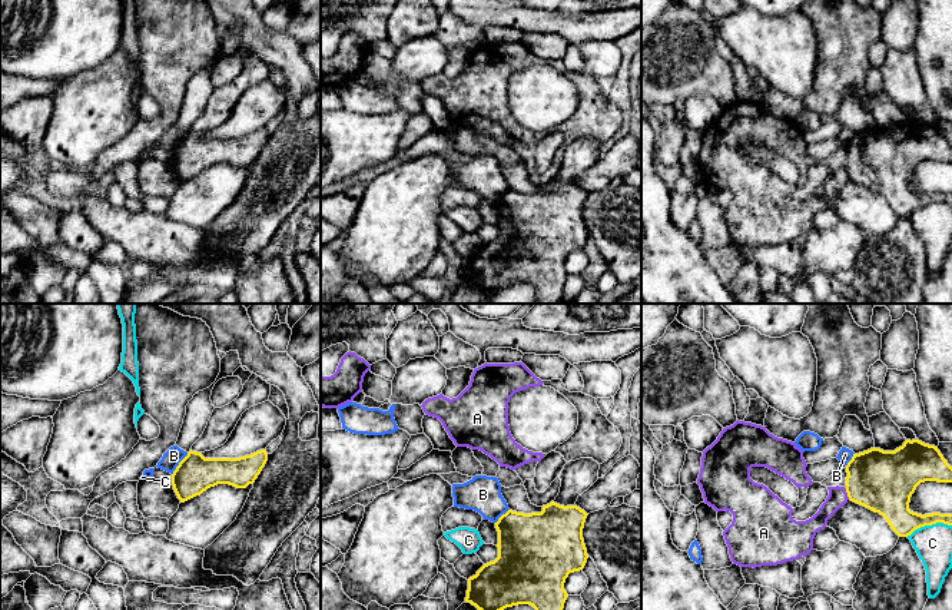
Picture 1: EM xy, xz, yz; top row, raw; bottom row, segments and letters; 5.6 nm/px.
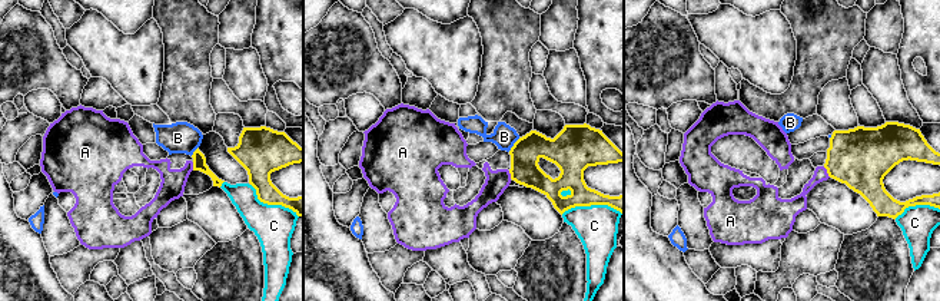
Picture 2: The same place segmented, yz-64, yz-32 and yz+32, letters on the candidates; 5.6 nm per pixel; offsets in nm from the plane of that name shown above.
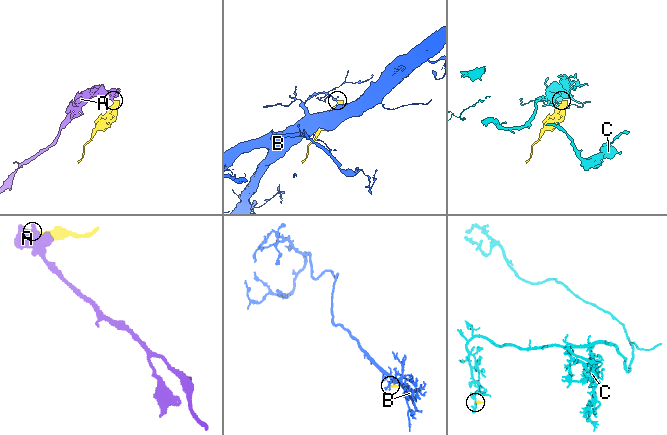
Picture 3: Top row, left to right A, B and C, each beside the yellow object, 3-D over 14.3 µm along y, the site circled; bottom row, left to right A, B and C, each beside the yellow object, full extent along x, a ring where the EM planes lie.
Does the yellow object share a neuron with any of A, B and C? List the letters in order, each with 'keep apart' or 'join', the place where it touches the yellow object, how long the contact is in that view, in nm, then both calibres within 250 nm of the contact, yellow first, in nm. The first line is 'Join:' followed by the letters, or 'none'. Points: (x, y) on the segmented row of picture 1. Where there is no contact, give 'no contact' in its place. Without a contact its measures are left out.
Join: none
A: keep apart | yz (848, 494) | 70 nm | 360/110 nm
B: keep apart | xy (179, 464) | 160 nm | 220/100 nm
C: keep apart | yz (928, 524) | 260 nm | 200/200 nm

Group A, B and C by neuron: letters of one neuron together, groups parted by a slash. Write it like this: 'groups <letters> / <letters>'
groups A / B / C

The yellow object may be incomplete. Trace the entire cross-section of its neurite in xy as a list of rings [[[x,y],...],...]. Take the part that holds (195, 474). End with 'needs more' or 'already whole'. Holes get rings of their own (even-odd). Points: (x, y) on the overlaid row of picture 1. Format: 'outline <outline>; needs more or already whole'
outline [[[190,450],[173,471],[172,485],[180,503],[218,484],[246,488],[255,483],[266,461],[266,450],[239,458],[205,458]]]; already whole

